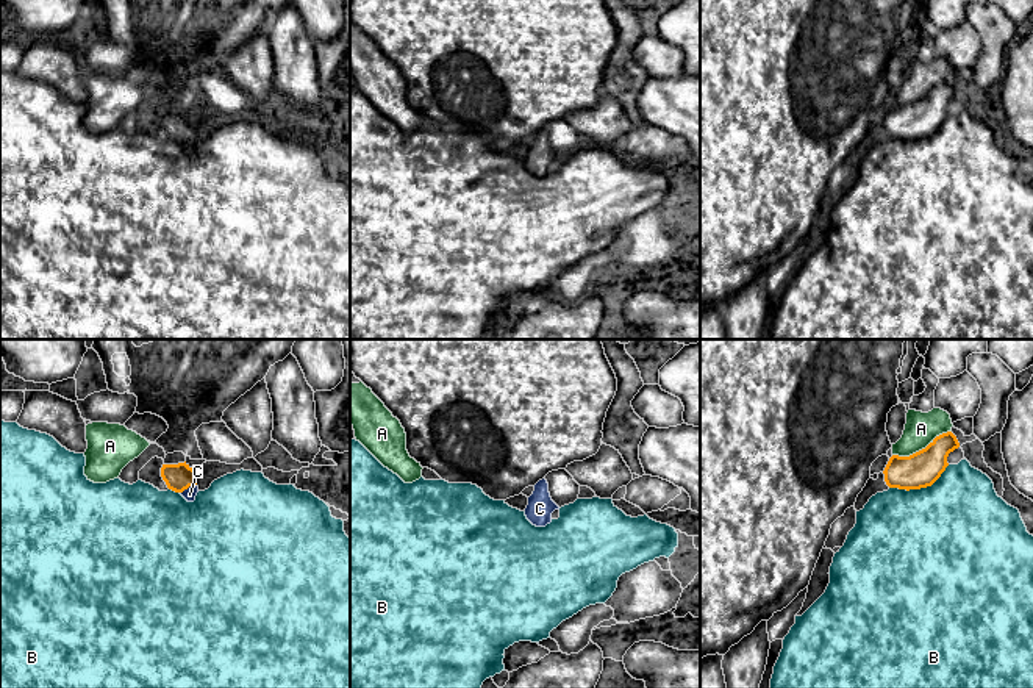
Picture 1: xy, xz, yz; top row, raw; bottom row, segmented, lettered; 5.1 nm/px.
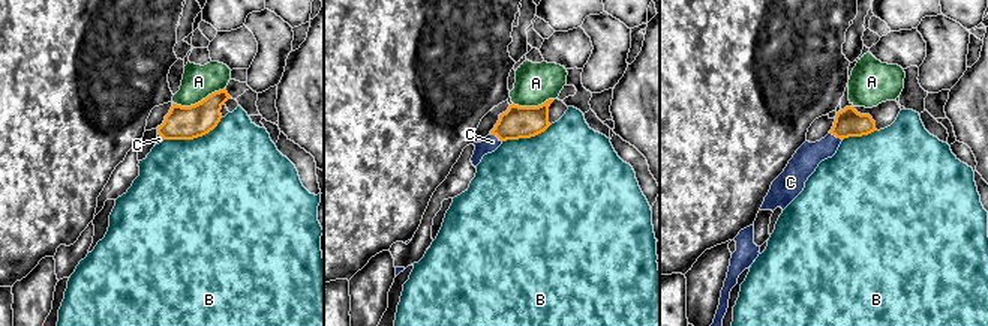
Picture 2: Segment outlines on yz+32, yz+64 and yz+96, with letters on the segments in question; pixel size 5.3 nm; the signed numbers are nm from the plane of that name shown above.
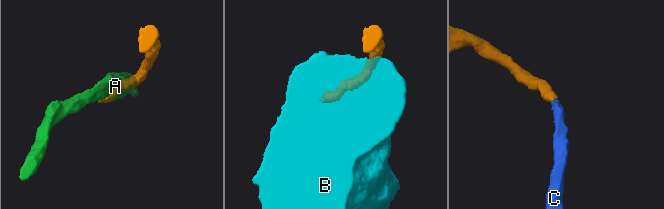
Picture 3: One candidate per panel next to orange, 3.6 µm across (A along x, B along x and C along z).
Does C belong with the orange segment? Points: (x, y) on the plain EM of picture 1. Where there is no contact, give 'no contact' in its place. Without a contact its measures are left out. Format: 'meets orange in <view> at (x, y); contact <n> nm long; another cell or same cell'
meets orange in xy at (188, 136); contact 100 nm long; same cell

